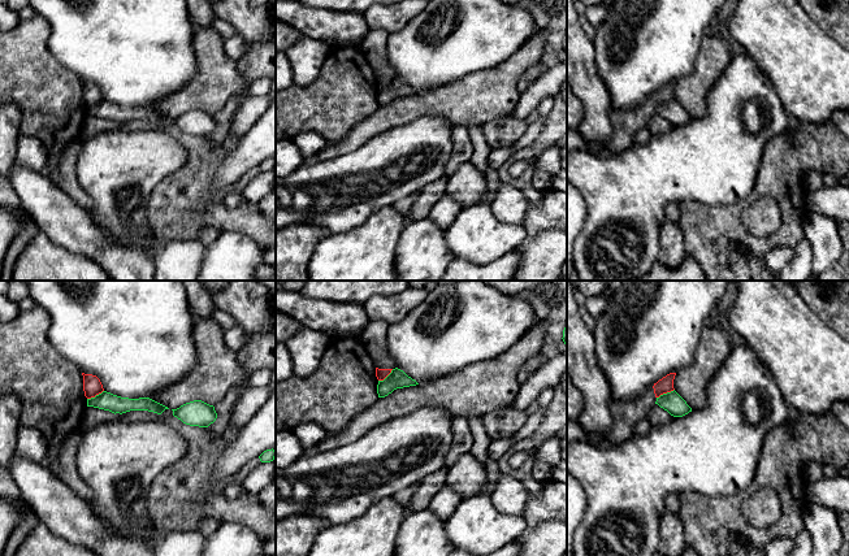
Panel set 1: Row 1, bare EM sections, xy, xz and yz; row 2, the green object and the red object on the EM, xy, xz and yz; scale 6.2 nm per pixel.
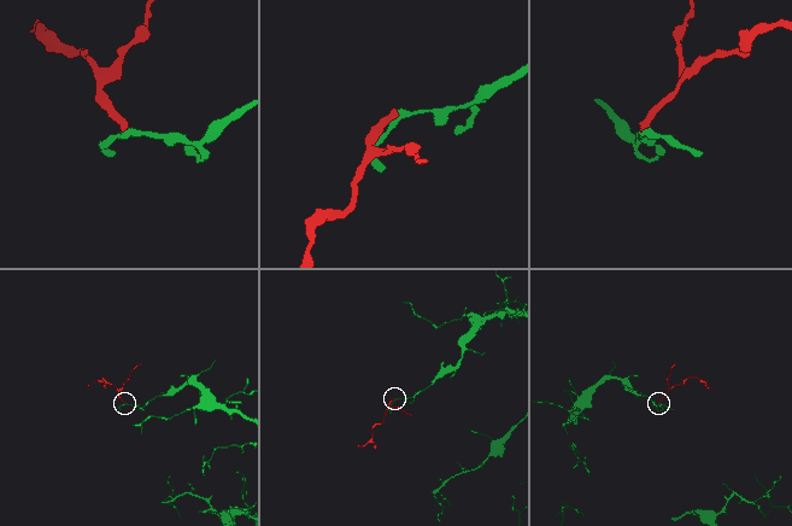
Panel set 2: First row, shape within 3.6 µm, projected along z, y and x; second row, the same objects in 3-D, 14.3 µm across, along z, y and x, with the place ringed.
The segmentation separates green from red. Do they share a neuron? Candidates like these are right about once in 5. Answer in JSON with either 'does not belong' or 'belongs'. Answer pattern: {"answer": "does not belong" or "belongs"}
{"answer": "does not belong"}

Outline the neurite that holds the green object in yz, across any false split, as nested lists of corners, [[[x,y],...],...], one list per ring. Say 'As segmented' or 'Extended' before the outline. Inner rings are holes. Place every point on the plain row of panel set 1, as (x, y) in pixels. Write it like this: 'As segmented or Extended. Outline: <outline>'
As segmented. Outline: [[[675,99],[657,107],[655,113],[667,120],[673,126],[683,126],[692,121],[692,117]]]

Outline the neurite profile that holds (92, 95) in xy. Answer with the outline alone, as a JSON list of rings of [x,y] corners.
[[[82,82],[82,84],[83,84],[83,100],[87,108],[95,107],[96,104],[104,100],[103,94],[96,84],[85,82]]]

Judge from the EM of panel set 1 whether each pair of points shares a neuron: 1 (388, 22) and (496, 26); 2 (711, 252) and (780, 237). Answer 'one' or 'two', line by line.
1: two
2: one

